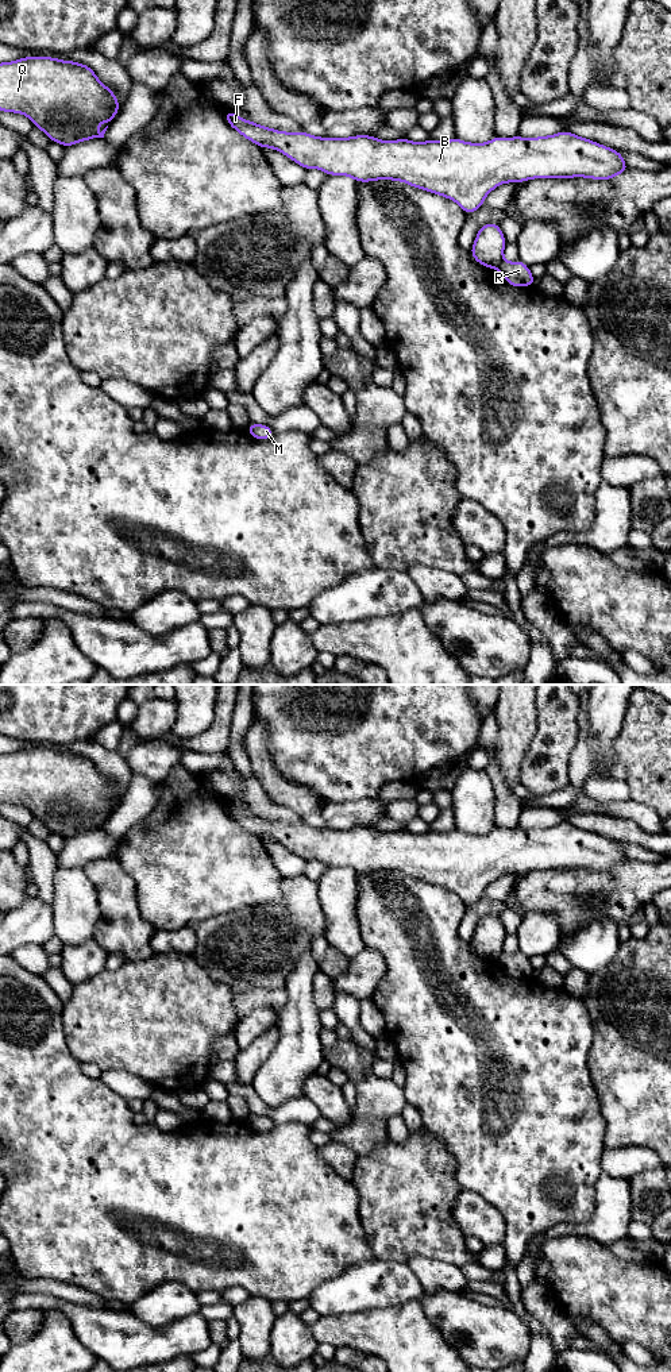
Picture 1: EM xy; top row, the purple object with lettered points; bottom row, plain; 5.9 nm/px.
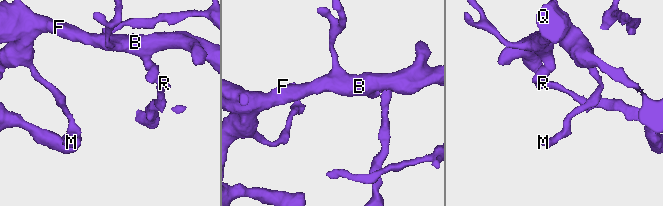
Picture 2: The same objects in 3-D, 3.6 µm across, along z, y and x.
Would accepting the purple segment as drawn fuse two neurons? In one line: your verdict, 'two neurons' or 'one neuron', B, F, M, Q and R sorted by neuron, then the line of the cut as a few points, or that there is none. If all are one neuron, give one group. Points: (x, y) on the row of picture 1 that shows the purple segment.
two neurons | B F M Q / R | xy (502, 259), (497, 269)

